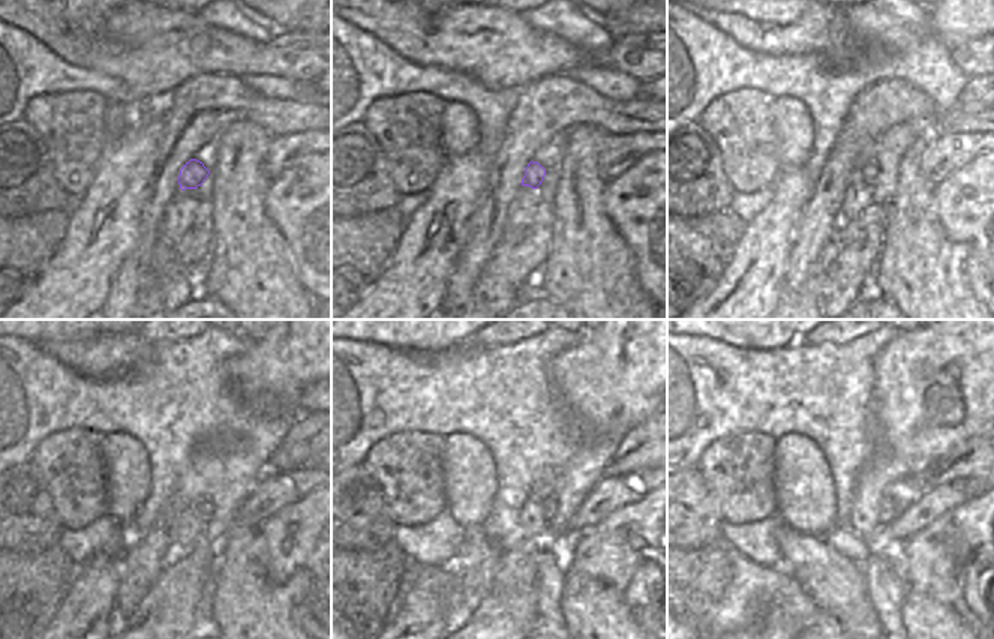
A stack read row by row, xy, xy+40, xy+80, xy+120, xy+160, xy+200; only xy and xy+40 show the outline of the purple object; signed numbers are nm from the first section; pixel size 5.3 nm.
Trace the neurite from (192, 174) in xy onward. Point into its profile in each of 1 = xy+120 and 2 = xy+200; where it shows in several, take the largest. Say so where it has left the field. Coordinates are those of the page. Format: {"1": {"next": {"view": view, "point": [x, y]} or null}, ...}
{"1": {"next": {"view": "xy+120", "point": [203, 507]}}, "2": {"next": {"view": "xy+200", "point": [886, 512]}}}

